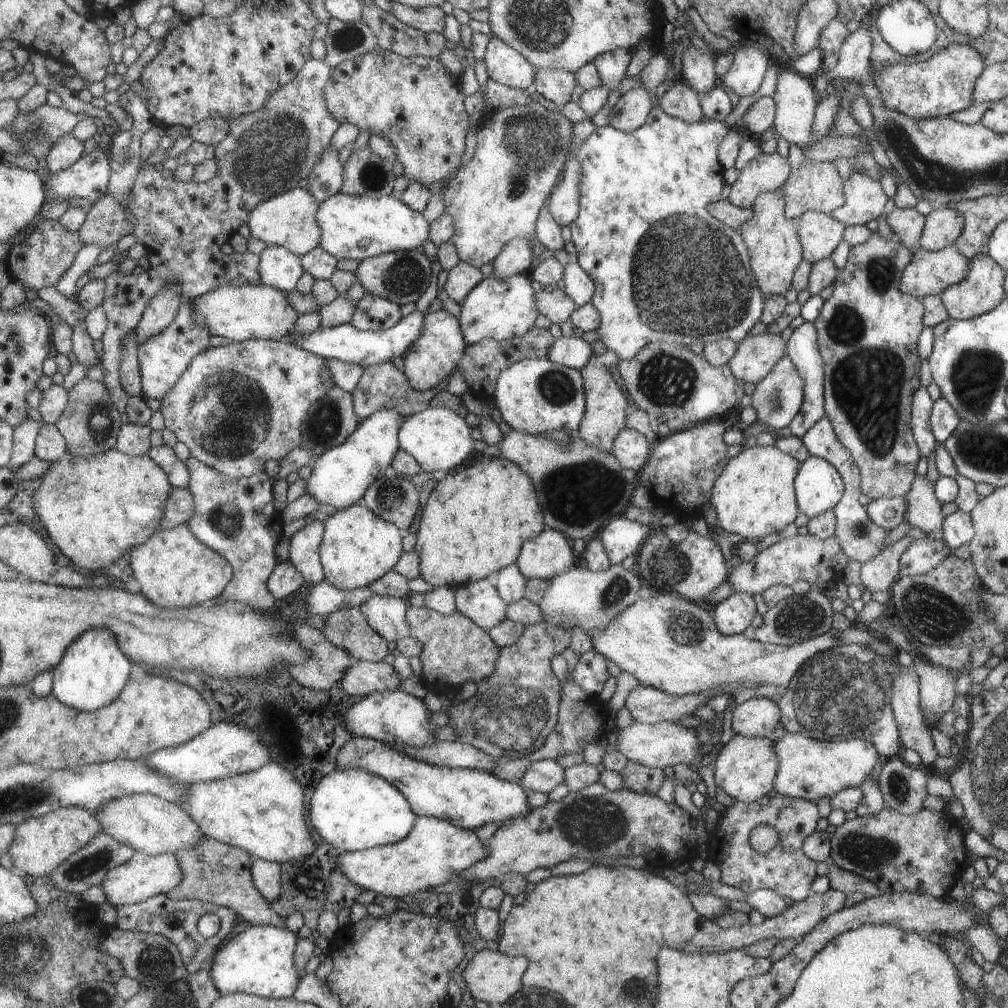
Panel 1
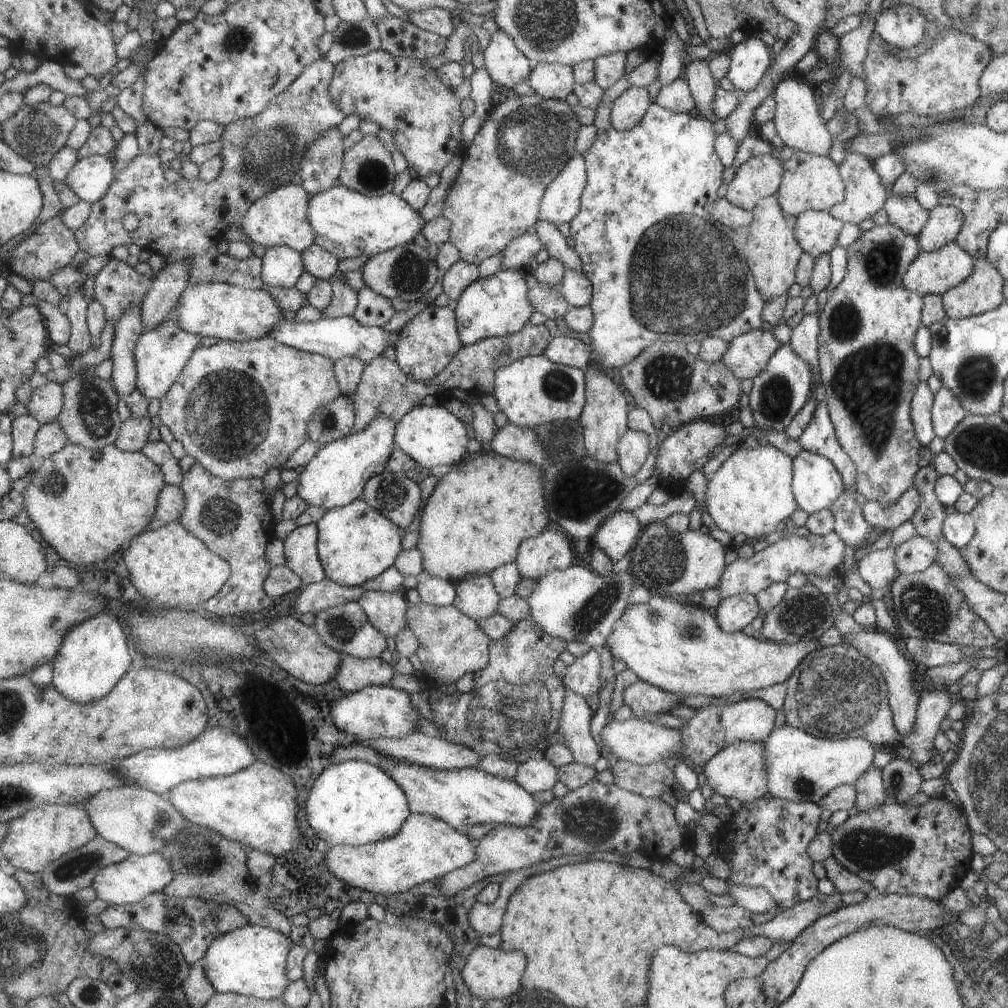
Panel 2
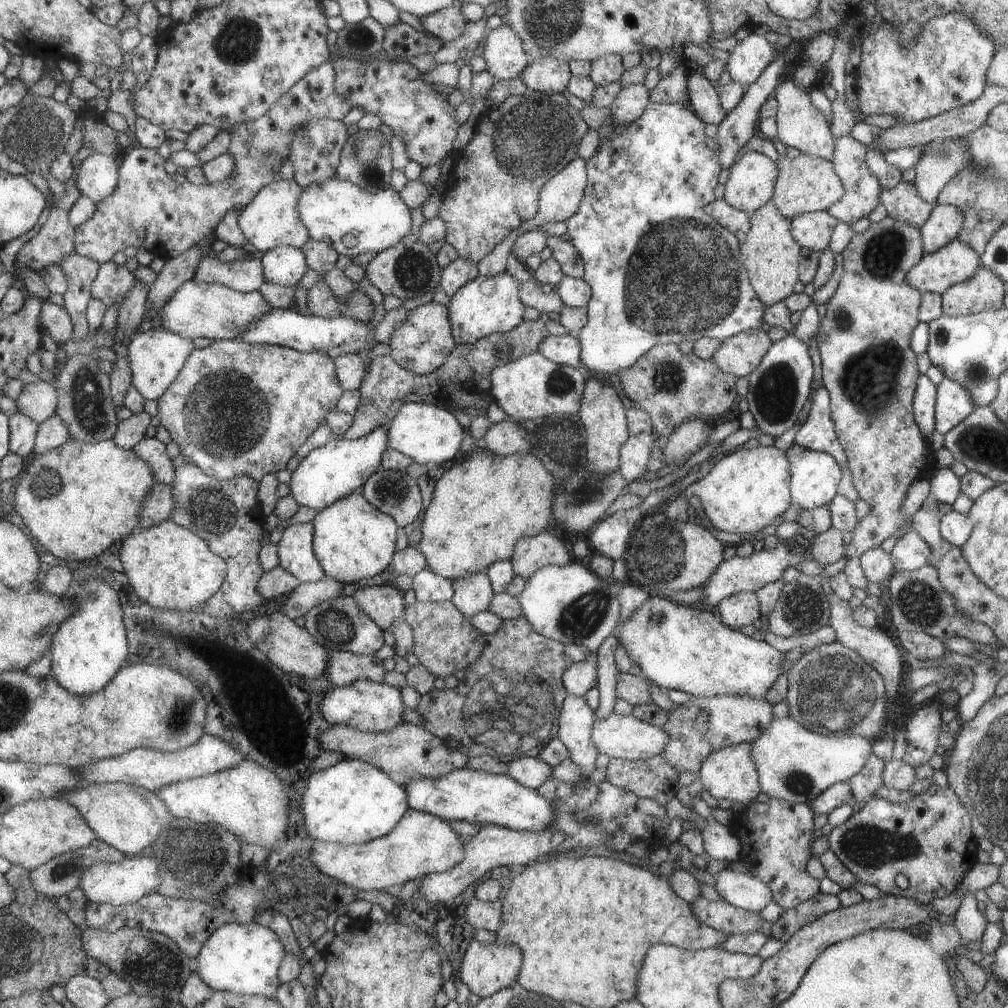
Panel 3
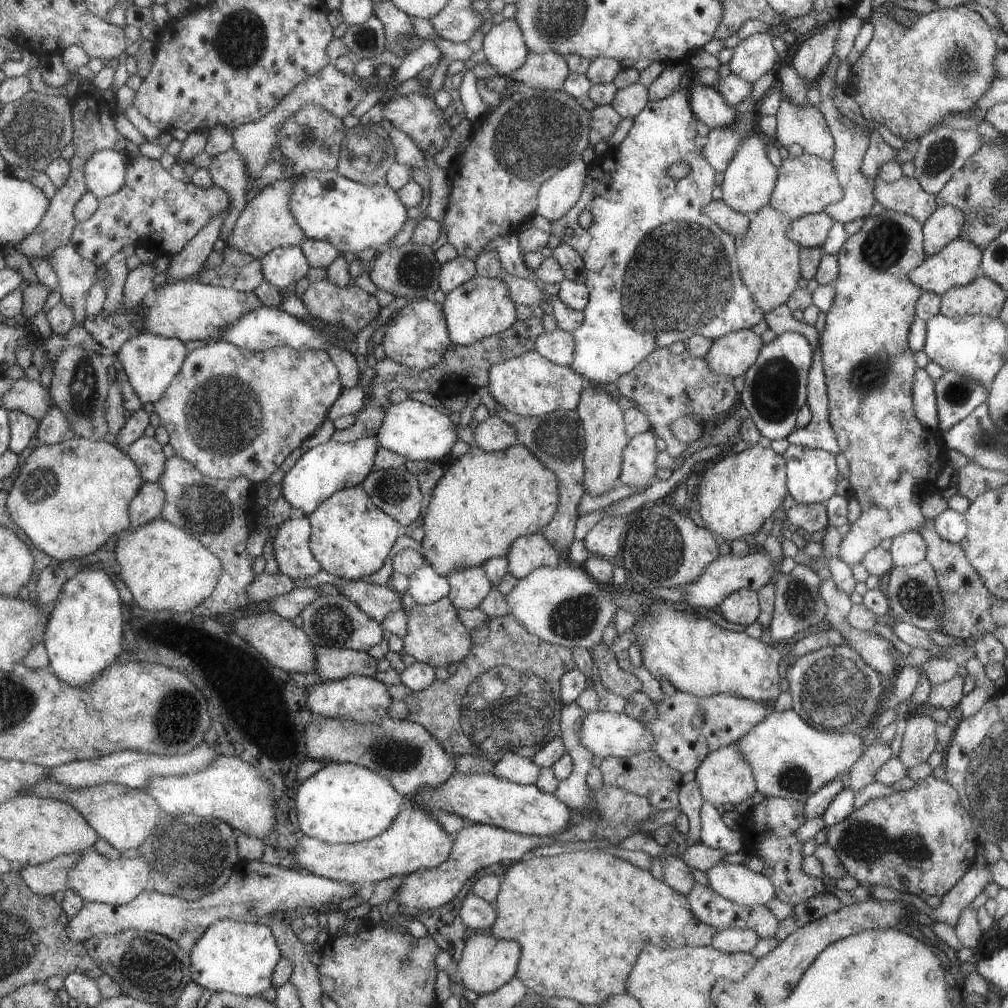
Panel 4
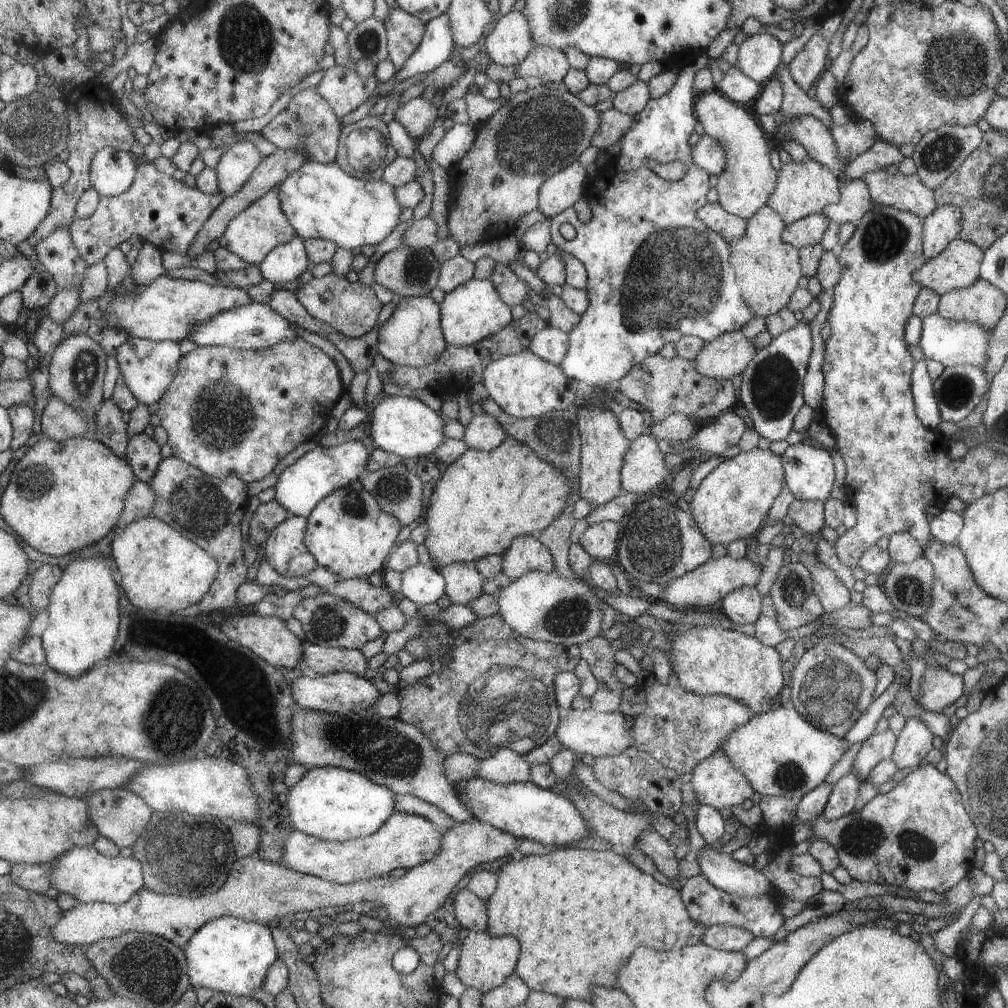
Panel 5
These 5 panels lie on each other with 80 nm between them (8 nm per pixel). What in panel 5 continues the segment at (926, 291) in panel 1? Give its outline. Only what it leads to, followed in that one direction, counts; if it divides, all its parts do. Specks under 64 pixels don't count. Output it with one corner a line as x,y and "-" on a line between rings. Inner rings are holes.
957,237
939,255
927,258
927,262
913,272
913,281
916,281
920,287
929,288
939,296
953,290
967,288
978,280
978,269
982,256
983,250

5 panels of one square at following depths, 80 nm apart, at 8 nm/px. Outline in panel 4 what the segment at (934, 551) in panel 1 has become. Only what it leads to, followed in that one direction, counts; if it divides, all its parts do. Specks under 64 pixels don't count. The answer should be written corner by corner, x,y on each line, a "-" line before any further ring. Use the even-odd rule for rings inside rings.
907,531
891,538
889,554
895,567
910,567
924,558
926,544
917,531

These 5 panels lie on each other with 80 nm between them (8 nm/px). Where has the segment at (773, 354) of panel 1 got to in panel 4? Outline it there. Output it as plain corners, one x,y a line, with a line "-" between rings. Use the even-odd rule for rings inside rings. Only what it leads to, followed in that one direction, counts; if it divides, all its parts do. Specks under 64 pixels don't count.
741,329
712,341
704,359
718,375
741,377
756,362
763,346
760,335

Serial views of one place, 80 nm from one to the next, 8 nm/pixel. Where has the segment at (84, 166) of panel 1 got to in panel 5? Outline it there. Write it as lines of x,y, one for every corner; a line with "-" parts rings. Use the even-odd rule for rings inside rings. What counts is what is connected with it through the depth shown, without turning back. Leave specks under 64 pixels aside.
106,147
93,160
93,186
103,197
124,194
132,188
137,178
140,161
140,158
130,152

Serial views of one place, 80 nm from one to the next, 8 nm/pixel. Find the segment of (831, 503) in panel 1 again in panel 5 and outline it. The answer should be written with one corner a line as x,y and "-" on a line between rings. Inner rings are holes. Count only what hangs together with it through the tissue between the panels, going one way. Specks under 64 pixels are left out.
784,439
771,442
768,449
776,456
780,456
784,468
784,482
793,494
794,499
825,501
829,490
833,488
833,460
831,460
831,456
827,454
826,450
805,445
801,442
789,446

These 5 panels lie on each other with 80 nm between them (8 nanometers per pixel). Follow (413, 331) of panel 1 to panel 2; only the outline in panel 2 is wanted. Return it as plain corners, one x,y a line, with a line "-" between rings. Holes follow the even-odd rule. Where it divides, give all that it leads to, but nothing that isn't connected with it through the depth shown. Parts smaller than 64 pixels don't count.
285,313
284,318
272,330
270,336
283,344
302,351
326,356
332,361
345,357
355,357
365,364
371,363
381,353
400,340
399,331
388,332
379,327
364,327
353,317
321,318
314,322
297,322
293,314

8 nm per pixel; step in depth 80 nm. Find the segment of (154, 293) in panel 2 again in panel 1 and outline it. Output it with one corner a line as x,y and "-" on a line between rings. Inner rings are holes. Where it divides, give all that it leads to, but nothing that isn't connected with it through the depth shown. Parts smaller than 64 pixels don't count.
176,284
169,289
163,289
151,299
139,326
136,328
140,346
150,341
154,336
160,335
168,326
171,326
182,303
182,294

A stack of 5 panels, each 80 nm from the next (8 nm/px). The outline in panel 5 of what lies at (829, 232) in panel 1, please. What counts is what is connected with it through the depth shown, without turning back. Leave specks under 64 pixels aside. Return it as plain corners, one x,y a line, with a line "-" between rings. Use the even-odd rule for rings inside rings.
822,213
811,214
797,220
796,223
787,223
783,235
780,237
785,244
794,248
802,248
818,244
827,228
828,218

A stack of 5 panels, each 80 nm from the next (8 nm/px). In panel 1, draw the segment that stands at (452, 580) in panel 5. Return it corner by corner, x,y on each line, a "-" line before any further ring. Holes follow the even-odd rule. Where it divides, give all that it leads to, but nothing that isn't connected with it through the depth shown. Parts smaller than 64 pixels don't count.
486,579
469,581
453,591
456,610
482,629
496,627
507,616
506,602

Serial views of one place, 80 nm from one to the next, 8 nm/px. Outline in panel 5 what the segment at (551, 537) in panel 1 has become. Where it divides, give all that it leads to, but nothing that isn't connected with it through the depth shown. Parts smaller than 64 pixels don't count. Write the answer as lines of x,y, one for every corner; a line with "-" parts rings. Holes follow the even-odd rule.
518,535
500,557
501,573
511,581
527,572
551,573
555,567
548,549
535,535

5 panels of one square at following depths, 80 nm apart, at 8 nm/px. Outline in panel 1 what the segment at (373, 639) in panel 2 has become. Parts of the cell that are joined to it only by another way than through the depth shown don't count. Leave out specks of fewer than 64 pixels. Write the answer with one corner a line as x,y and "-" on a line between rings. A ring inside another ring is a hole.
358,607
339,609
338,611
333,611
330,615
327,615
321,632
324,633
324,637
327,641
332,645
344,648
357,661
378,663
379,661
382,661
388,653
387,641
384,637
373,632
373,629
365,620
364,614

